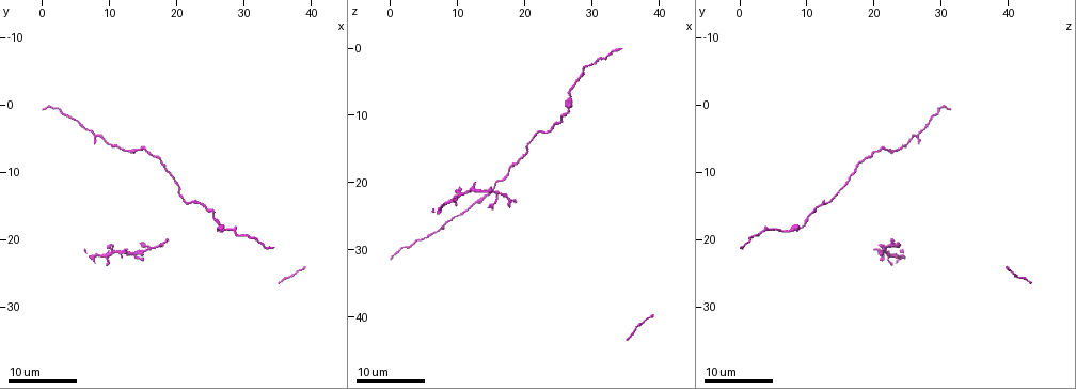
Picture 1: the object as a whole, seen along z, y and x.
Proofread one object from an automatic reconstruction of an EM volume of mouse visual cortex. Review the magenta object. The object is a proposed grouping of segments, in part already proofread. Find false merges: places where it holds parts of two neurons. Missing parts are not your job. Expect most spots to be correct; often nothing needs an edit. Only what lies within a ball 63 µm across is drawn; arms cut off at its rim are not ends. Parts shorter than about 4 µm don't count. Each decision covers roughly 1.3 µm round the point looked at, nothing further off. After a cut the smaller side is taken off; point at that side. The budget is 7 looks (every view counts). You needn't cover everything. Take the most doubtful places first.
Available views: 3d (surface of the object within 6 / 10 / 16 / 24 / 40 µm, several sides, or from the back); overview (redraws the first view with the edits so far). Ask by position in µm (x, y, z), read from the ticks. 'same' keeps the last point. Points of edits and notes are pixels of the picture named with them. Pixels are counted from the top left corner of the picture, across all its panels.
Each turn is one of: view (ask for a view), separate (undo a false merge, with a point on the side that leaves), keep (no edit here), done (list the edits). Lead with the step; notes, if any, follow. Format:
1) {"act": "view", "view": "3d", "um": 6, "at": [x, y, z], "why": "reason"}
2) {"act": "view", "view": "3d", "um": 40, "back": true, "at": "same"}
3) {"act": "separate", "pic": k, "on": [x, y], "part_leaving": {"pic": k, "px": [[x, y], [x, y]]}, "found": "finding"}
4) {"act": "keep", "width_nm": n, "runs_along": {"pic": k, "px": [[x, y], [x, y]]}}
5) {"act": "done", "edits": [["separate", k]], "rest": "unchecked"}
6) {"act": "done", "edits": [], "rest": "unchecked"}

{"act": "view", "view": "3d", "um": 16, "at": [26.5, 18.5, 7.0], "why": "thick turns thin"}

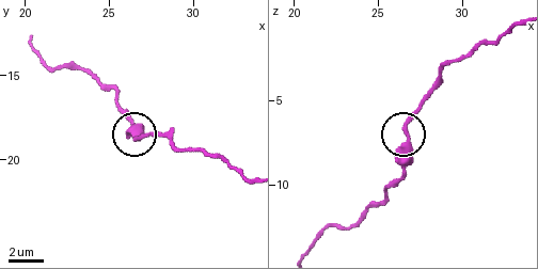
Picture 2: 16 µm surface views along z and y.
{"act": "view", "view": "3d", "um": 6, "at": "same"}

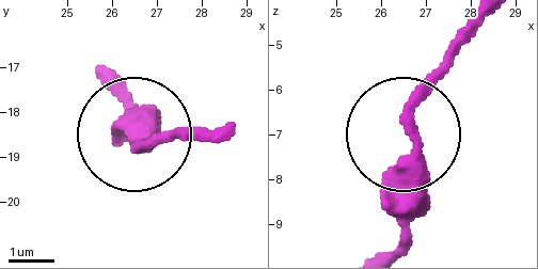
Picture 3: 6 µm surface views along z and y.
{"act": "keep", "found": "all the same neuron"}

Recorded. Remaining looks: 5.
{"act": "view", "view": "3d", "um": 24, "at": [12.5, 6.5, 23.5], "why": "calibre changes"}

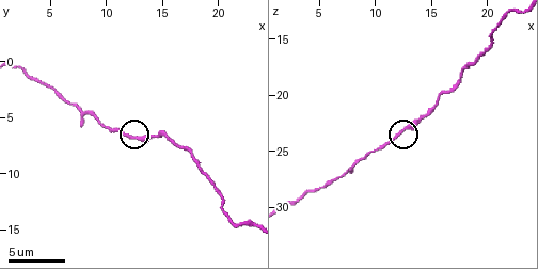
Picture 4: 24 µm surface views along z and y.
{"act": "view", "view": "3d", "um": 10, "at": [12.4, 6.6, 23.2]}

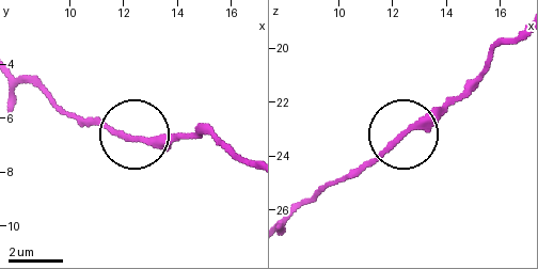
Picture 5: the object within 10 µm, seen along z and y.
{"act": "keep", "runs_along": {"pic": 5, "px": [[244, 158], [203, 136], [121, 136], [89, 122]]}, "found": "one neuron here"}

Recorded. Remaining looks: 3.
{"act": "view", "view": "3d", "um": 16, "at": [20.4, 13.4, 14.4]}

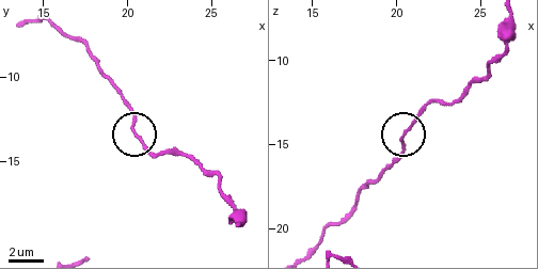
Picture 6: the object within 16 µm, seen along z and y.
{"act": "keep", "found": "one neuron here"}

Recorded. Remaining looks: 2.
{"act": "view", "view": "3d", "um": 16, "at": [7.2, 4.0, 27.2], "why": "thin neck"}

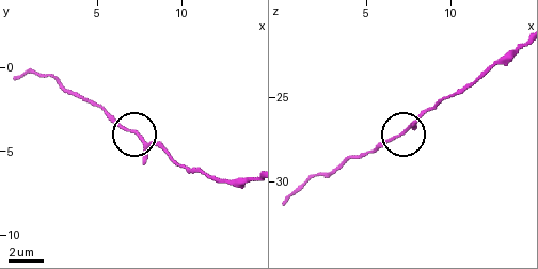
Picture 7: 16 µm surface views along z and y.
{"act": "keep", "width_nm": 150, "found": "all the same neuron"}

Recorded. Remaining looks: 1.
{"act": "done", "edits": [], "rest": "unchecked"}

